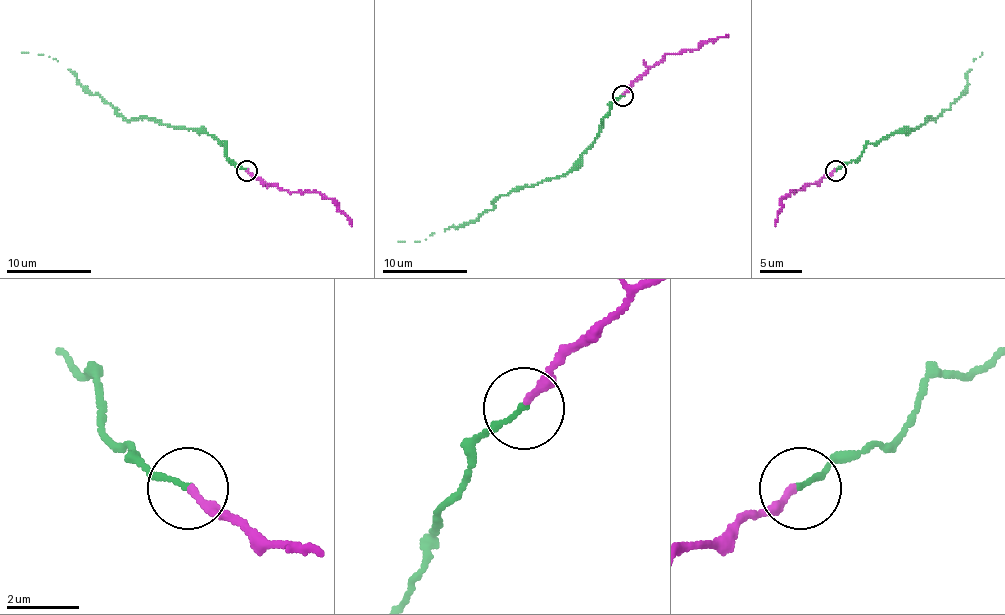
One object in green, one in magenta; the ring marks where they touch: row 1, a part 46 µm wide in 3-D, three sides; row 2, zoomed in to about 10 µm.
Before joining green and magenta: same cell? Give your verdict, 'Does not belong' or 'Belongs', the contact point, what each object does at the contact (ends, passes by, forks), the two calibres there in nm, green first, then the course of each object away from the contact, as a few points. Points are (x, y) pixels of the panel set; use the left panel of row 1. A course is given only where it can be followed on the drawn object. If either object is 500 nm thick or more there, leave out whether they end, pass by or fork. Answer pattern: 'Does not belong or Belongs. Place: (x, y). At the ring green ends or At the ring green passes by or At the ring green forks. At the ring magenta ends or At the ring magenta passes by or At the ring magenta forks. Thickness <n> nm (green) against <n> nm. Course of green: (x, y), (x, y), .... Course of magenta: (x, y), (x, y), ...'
Belongs. Place: (246, 170). At the ring green ends. At the ring magenta ends. Thickness 150 nm (green) against 220 nm. Course of green: (246, 171), (227, 156), (218, 139), (153, 120), (127, 120), (98, 95), (89, 93), (56, 59), (22, 52). Course of magenta: (246, 171), (290, 192), (320, 192), (332, 200), (351, 226)

